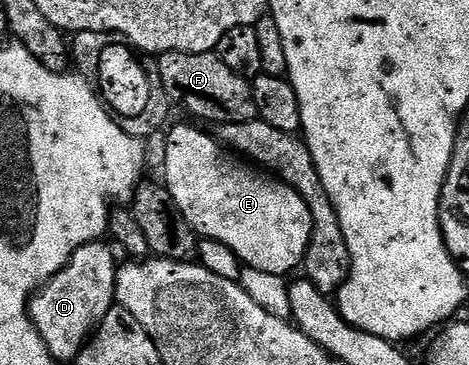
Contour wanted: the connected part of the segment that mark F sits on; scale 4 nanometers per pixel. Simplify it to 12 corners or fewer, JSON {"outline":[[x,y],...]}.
{"outline":[[164,52],[161,82],[212,126],[258,117],[252,81],[215,52]]}

